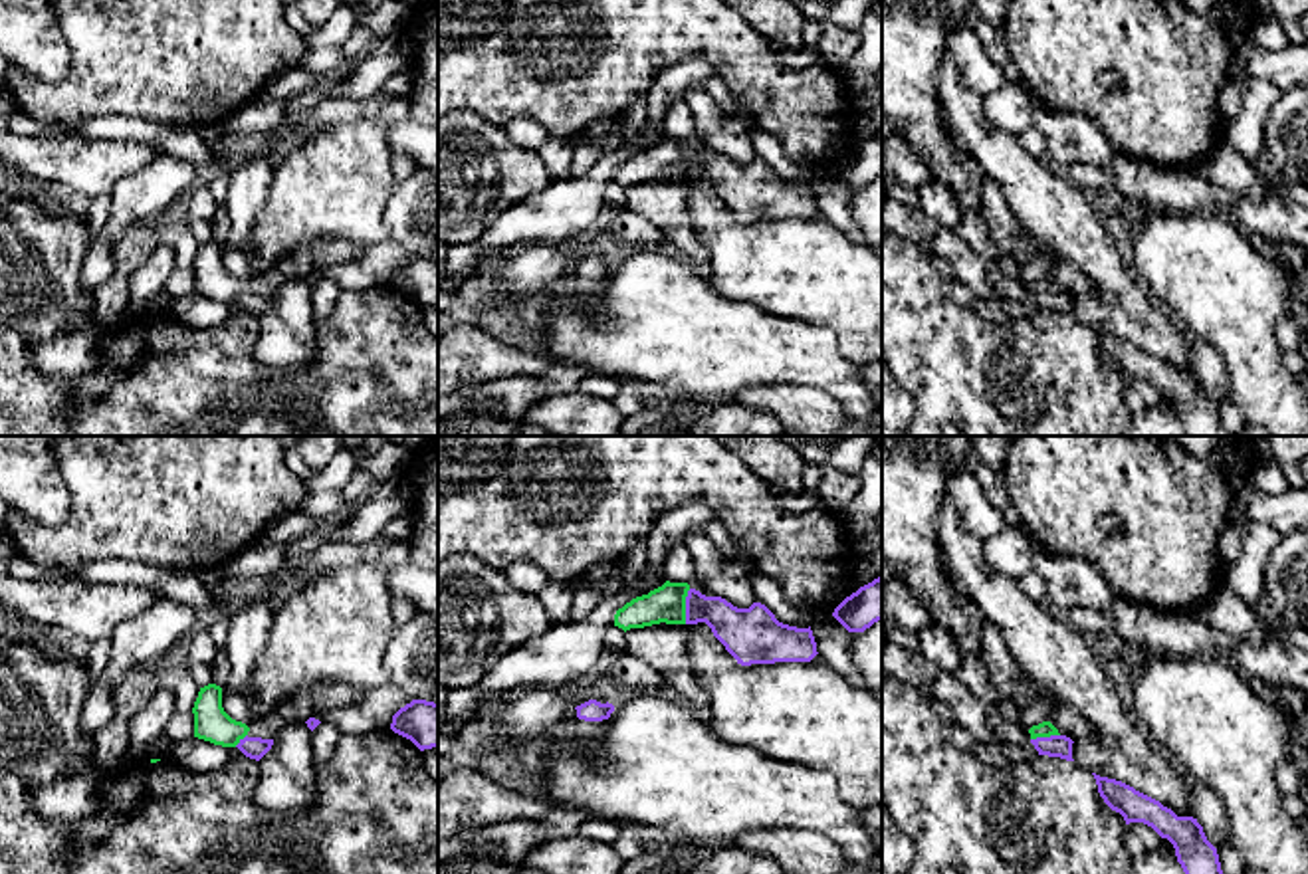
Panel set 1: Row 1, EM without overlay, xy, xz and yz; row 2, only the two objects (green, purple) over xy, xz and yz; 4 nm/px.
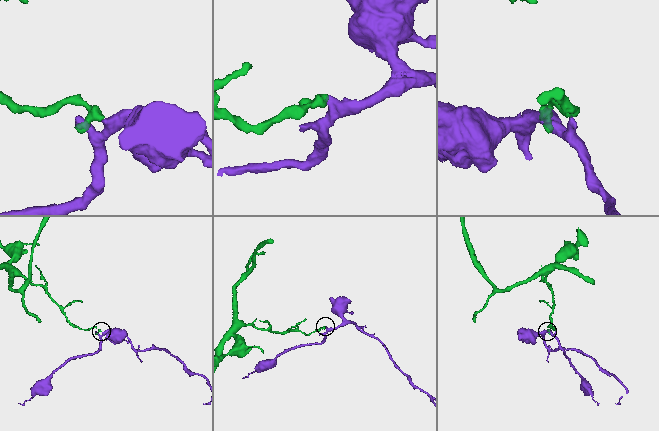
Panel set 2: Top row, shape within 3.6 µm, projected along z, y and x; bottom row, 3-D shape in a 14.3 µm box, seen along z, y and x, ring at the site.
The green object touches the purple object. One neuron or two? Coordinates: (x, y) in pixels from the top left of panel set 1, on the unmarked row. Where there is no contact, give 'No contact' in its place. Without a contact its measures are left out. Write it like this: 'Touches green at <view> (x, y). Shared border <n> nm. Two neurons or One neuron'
Touches green at xz (684, 163). Shared border 150 nm. Two neurons

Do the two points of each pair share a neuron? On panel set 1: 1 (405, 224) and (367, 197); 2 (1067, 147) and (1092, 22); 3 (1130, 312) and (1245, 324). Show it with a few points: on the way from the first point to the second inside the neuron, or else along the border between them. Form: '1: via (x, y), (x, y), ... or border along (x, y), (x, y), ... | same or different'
1: border along (397, 185), (385, 209), (389, 238) | different
2: border along (1039, 104), (1051, 109), (1087, 113), (1110, 143) | different
3: border along (1168, 312), (1192, 333) | different

